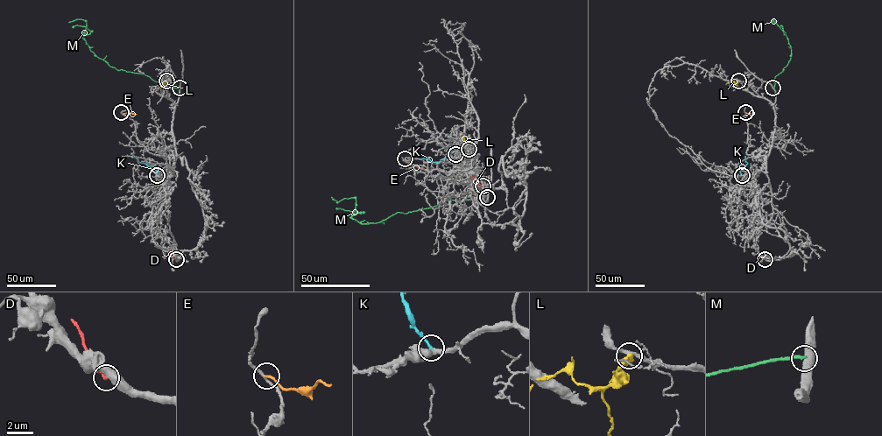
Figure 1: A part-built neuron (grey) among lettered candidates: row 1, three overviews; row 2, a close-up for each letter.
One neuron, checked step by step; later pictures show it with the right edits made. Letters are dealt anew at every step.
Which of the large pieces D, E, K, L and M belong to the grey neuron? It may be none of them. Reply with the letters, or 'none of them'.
K

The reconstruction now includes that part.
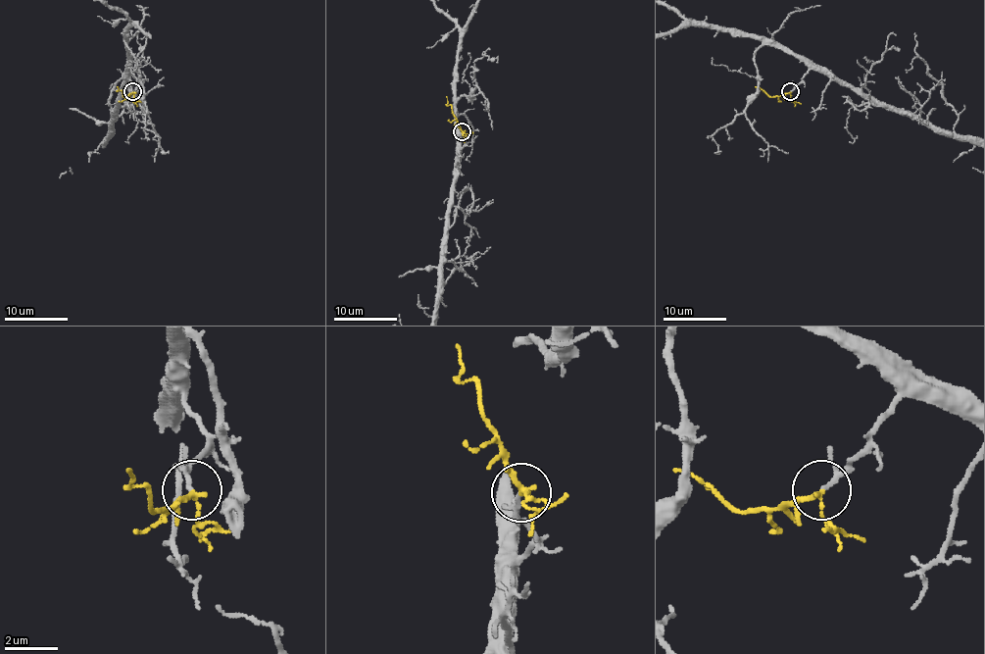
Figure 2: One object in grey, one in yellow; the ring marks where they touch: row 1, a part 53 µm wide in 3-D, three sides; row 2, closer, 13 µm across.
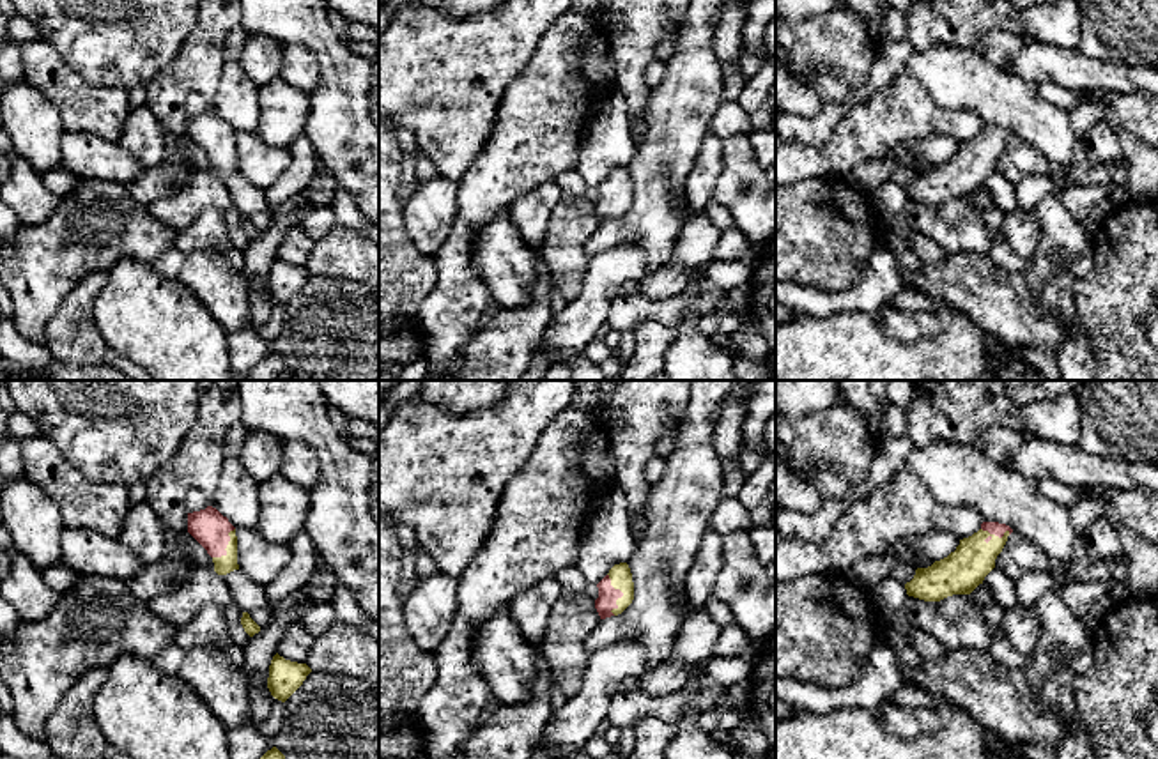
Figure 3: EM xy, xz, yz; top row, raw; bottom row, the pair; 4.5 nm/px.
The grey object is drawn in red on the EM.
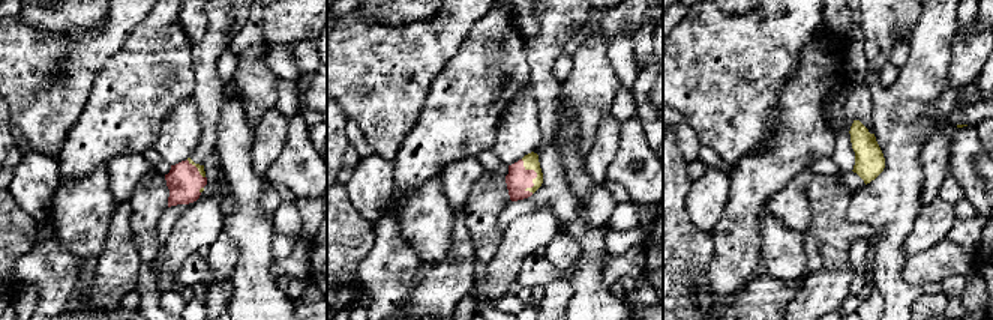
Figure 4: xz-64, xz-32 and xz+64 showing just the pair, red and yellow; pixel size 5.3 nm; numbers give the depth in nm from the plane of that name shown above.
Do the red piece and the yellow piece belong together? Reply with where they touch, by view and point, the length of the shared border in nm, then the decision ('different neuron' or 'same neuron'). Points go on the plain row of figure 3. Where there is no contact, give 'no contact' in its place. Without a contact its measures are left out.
meets red in xz at (622, 197); contact 190 nm long; same neuron

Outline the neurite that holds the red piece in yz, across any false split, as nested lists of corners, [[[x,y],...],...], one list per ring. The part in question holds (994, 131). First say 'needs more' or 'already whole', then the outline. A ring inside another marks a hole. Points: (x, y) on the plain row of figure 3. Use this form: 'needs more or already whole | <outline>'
needs more | [[[983,126],[981,133],[960,143],[947,161],[928,172],[917,172],[914,182],[905,188],[907,198],[924,205],[970,198],[995,172],[995,163],[1011,136],[1013,133],[1006,127]]]

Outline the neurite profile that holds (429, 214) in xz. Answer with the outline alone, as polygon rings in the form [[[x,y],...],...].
[[[439,175],[436,179],[420,182],[416,193],[404,202],[404,226],[421,253],[436,257],[448,241],[448,234],[457,219],[457,212],[457,182]]]

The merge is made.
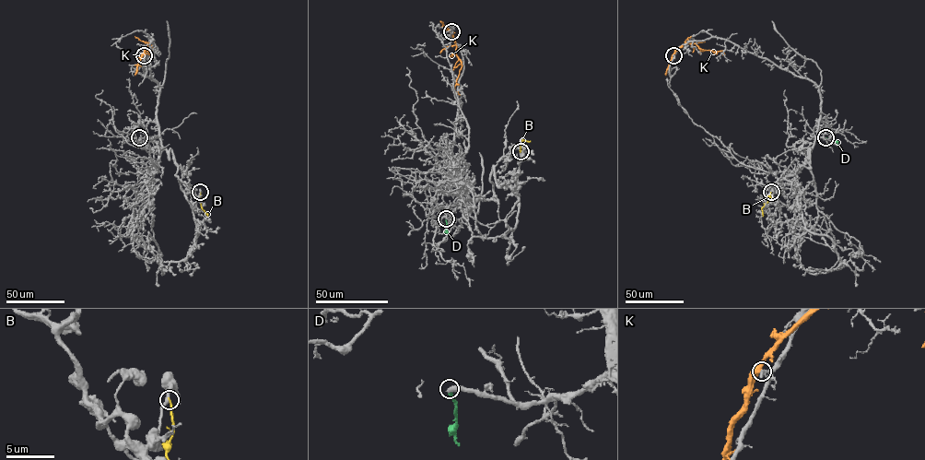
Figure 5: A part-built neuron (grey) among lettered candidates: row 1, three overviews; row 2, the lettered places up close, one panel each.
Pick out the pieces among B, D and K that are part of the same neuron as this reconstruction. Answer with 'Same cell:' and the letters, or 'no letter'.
Same cell: D

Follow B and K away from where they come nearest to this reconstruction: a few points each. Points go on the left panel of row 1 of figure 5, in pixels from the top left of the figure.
B: (200, 192), (201, 208), (207, 213)
K: (144, 54), (147, 43), (152, 49), (146, 51), (151, 54)

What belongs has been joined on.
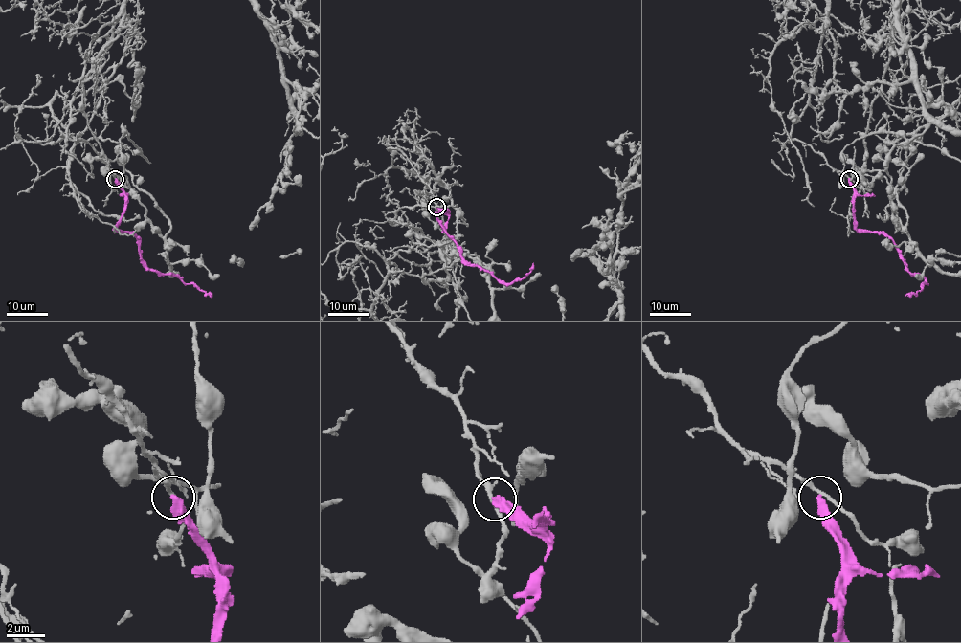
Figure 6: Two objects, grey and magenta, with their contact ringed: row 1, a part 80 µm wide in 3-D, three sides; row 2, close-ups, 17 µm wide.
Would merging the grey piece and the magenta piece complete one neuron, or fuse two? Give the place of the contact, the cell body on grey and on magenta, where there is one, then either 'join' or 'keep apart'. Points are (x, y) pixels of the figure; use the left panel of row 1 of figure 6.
(115, 179) | grey none | magenta none | keep apart

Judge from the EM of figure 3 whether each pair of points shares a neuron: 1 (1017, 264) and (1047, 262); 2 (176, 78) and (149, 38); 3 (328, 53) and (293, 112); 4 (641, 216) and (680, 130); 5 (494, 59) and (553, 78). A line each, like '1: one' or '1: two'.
1: two
2: two
3: two
4: one
5: two

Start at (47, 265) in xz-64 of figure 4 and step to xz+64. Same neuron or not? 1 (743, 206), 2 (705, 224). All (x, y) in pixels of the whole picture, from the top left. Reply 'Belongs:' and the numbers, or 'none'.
Belongs: 1

